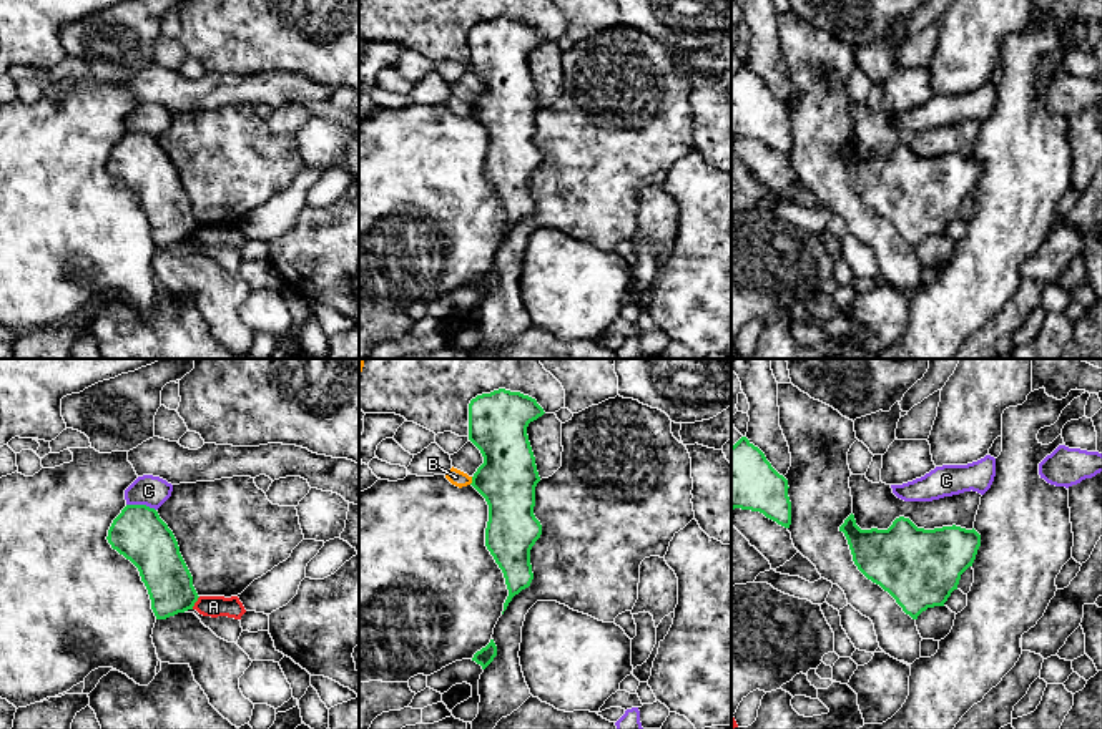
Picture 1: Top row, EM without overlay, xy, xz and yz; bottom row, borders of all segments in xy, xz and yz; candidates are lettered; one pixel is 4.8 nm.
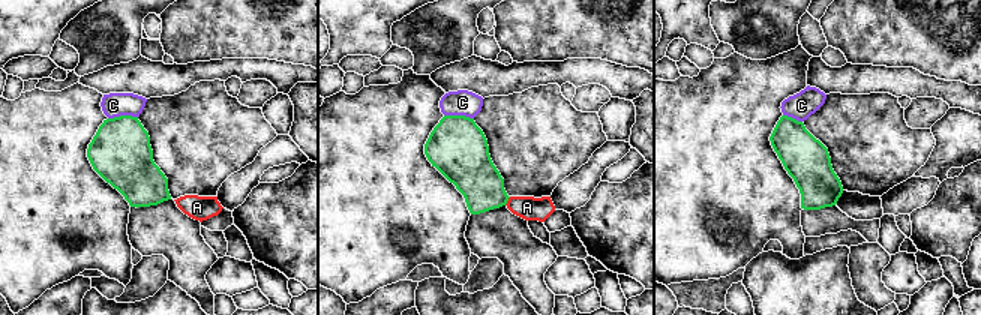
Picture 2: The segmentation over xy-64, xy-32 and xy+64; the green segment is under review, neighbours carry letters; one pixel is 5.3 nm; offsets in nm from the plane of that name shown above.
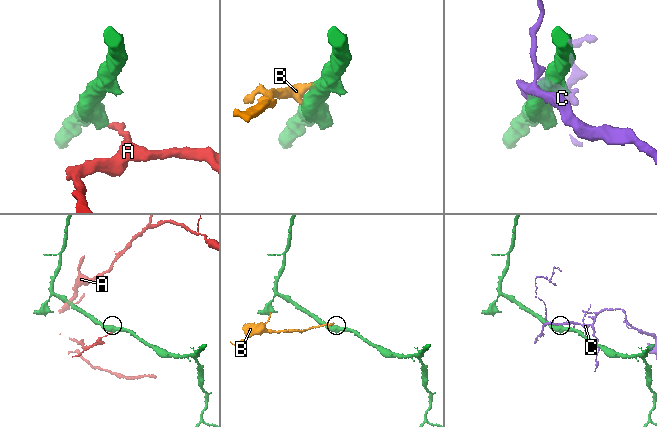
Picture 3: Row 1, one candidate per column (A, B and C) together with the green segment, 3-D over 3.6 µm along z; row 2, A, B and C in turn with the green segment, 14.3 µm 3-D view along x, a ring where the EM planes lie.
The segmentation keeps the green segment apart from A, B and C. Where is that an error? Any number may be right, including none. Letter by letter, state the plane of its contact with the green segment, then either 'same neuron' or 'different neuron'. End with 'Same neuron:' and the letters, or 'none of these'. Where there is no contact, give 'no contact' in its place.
A: contact in xy; different neuron
B: contact in xz; different neuron
C: contact in xy; different neuron
Same neuron: none of these

